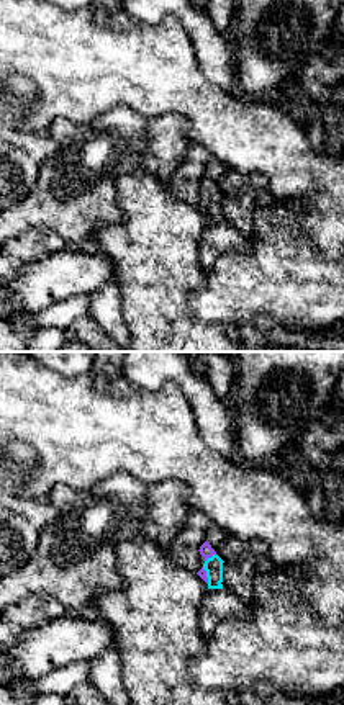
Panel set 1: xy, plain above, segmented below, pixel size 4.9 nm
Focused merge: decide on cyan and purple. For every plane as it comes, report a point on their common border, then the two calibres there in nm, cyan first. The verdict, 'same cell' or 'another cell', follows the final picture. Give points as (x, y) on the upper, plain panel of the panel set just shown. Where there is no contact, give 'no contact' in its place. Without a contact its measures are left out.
(212, 190) | 90/70 nm

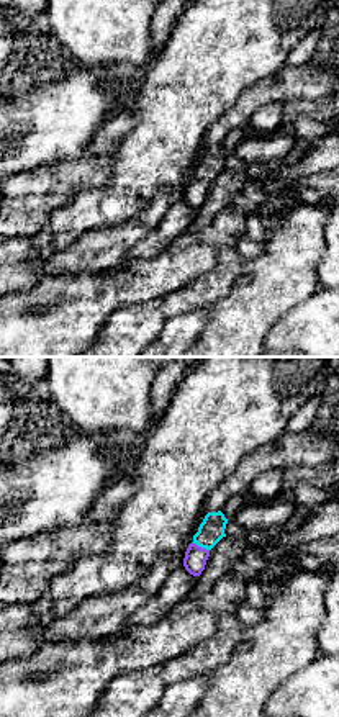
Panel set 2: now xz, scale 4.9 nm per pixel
(200, 179) | 120/110 nm

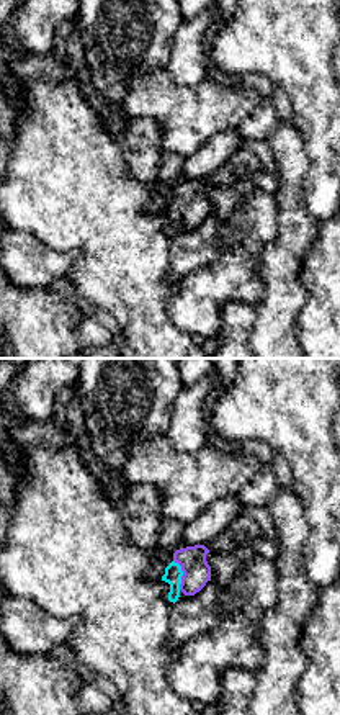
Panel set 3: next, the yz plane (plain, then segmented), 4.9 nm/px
(182, 208) | 90/140 nm

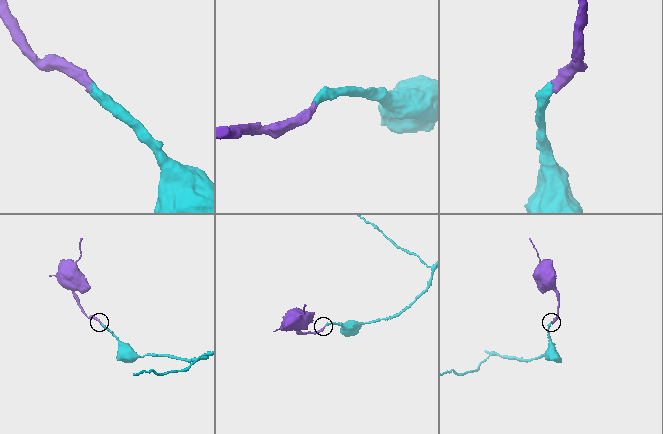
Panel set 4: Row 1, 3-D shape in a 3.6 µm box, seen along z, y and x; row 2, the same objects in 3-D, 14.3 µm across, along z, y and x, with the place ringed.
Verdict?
same cell

